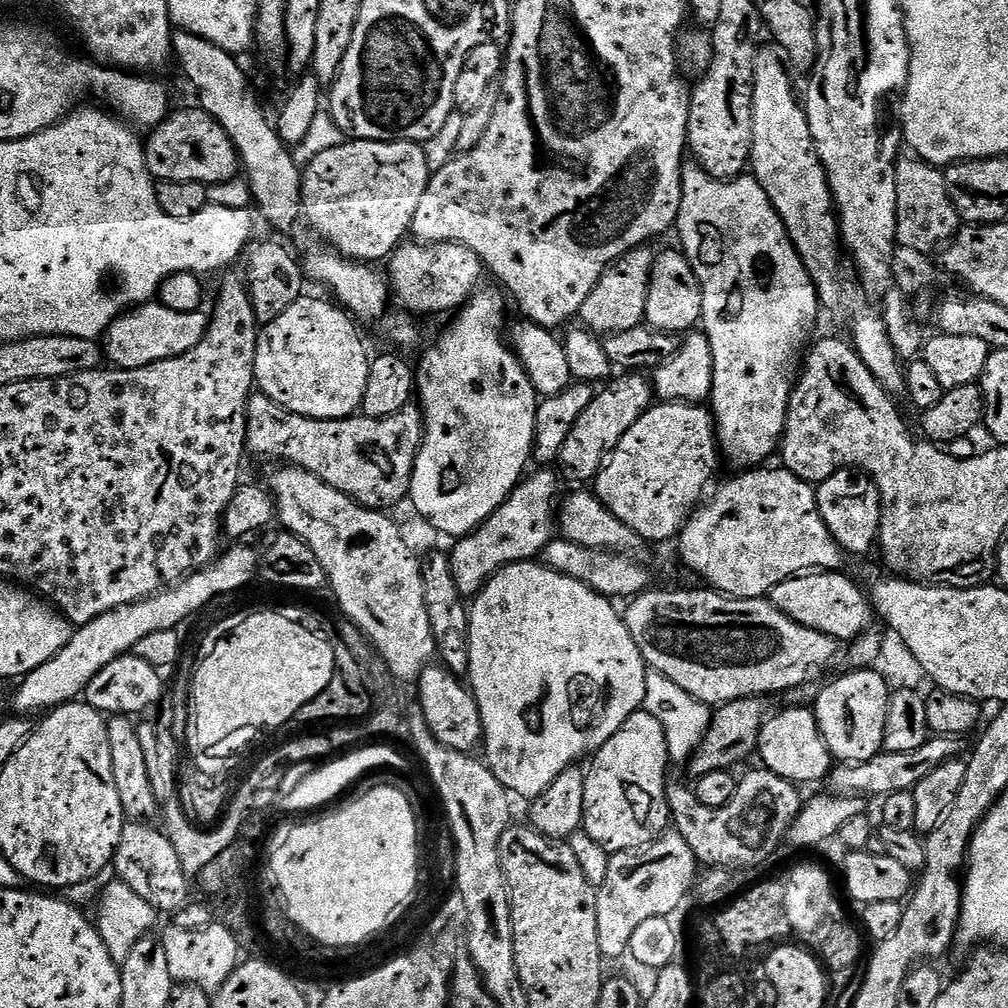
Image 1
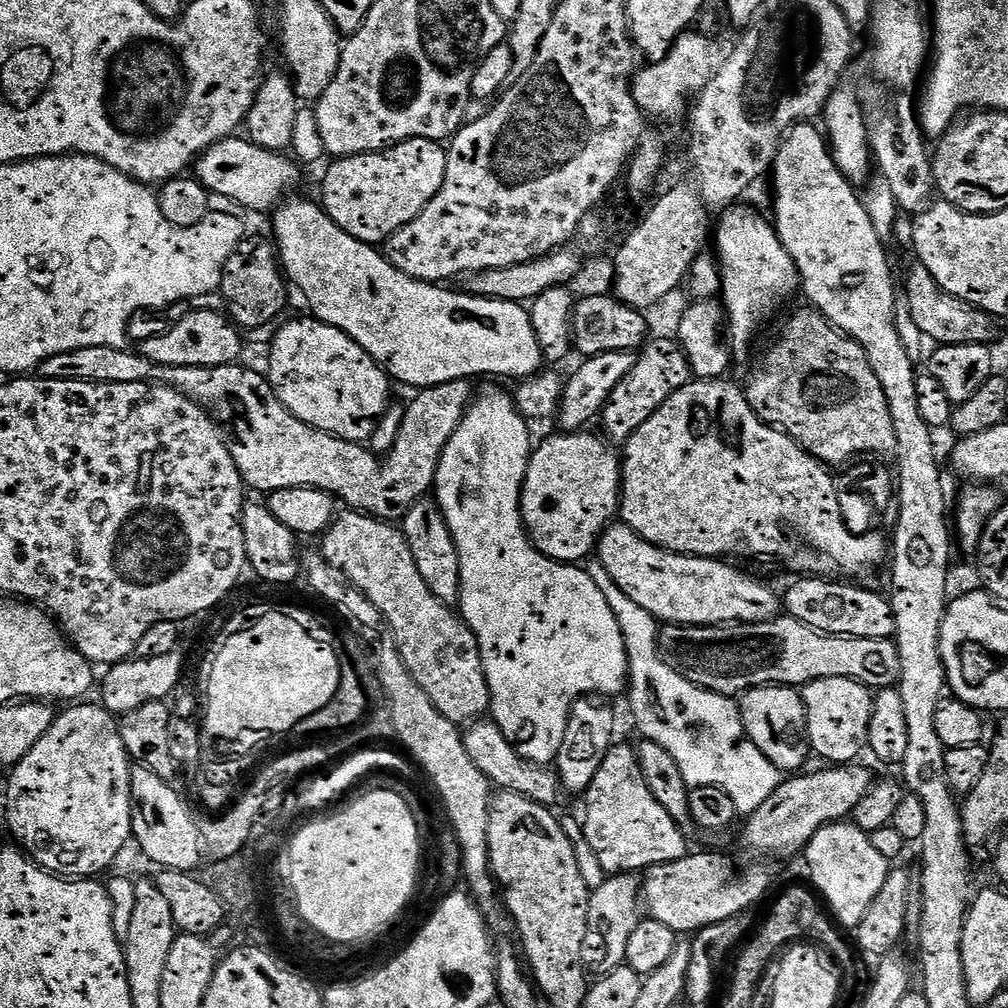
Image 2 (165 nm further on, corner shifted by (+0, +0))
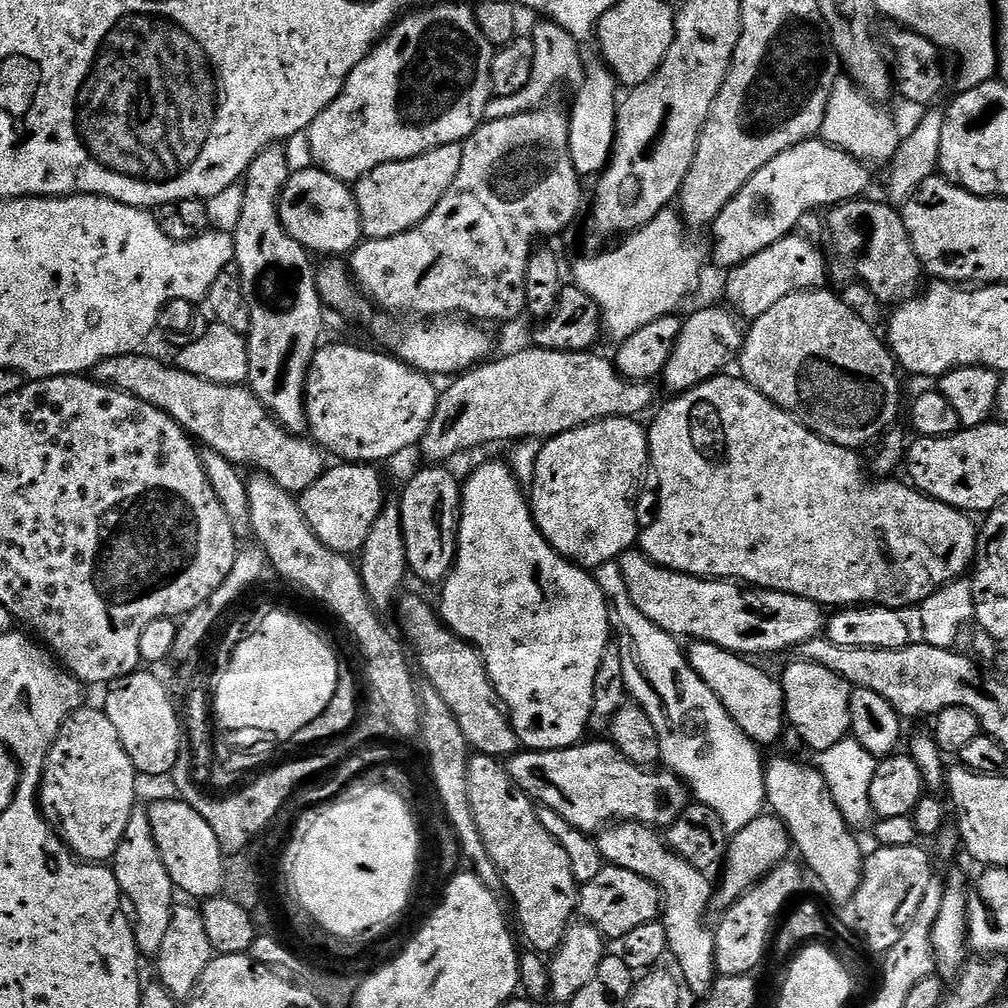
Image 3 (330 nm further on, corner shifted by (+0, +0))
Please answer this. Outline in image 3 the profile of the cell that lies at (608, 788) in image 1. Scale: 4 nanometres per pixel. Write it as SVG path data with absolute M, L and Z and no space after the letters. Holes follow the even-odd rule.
M613 823L599 833L598 843L602 858L611 867L630 870L646 878L662 893L662 923L668 935L667 951L676 955L675 967L687 991L689 988L696 998L707 996L718 979L714 948L716 934L711 927L704 925L704 919L707 918L708 912L710 913L713 881L711 884L701 869L695 868L677 852L672 851L667 839L657 829L646 824Z

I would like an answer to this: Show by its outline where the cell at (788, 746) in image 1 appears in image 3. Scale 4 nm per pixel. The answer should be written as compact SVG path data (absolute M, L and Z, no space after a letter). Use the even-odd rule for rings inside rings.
M692 642L687 645L686 655L692 668L718 694L718 702L726 706L726 714L749 736L757 746L779 741L786 731L784 715L784 691L779 679L759 668L759 663L734 652L727 652L713 644Z

